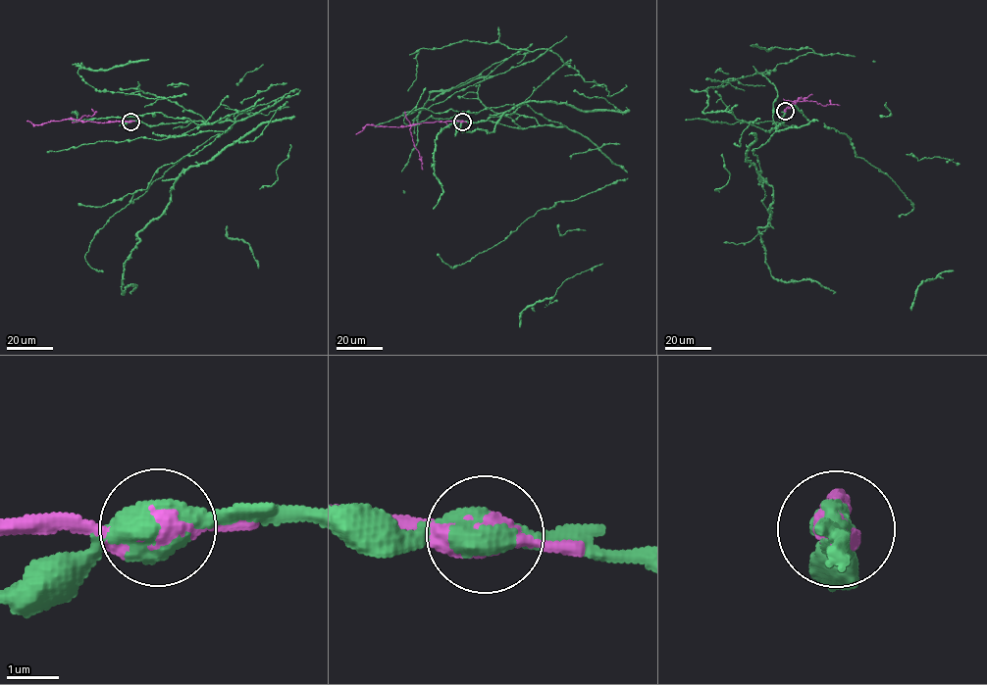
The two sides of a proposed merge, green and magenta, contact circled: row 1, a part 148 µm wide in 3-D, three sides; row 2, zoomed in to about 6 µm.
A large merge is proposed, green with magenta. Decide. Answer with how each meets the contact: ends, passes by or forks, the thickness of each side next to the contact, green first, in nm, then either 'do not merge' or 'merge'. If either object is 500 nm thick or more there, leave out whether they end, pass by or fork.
600/420 nm | do not merge

